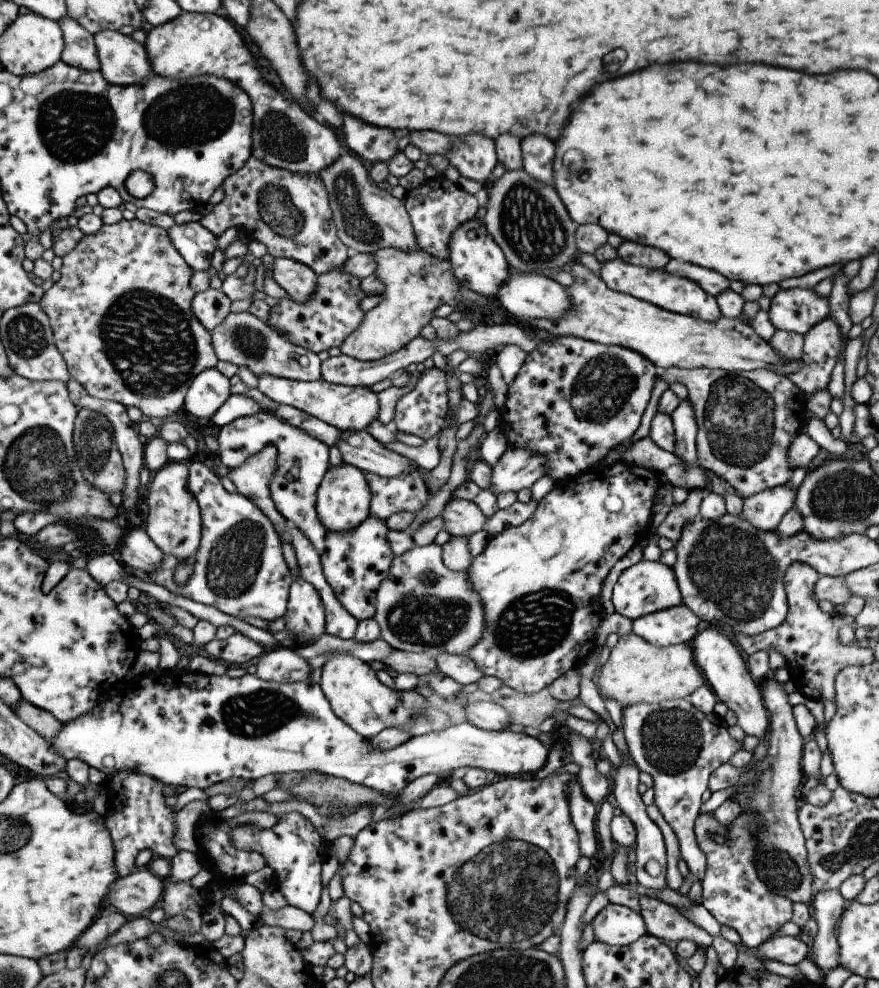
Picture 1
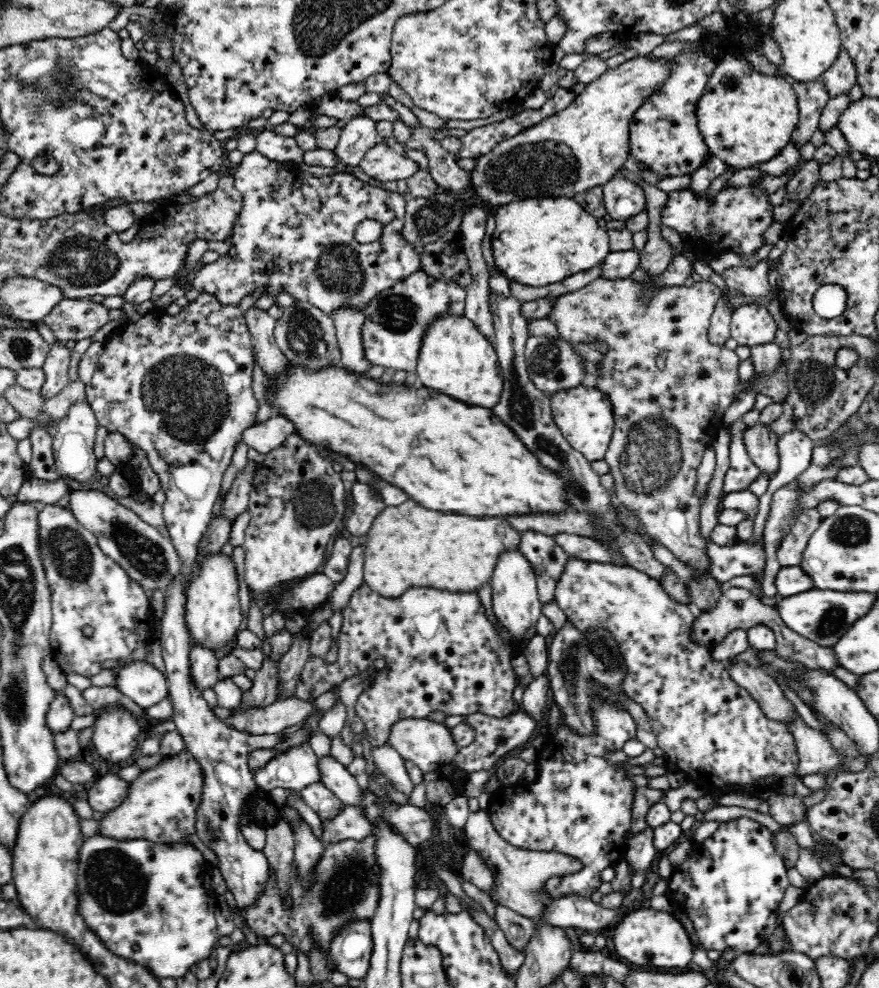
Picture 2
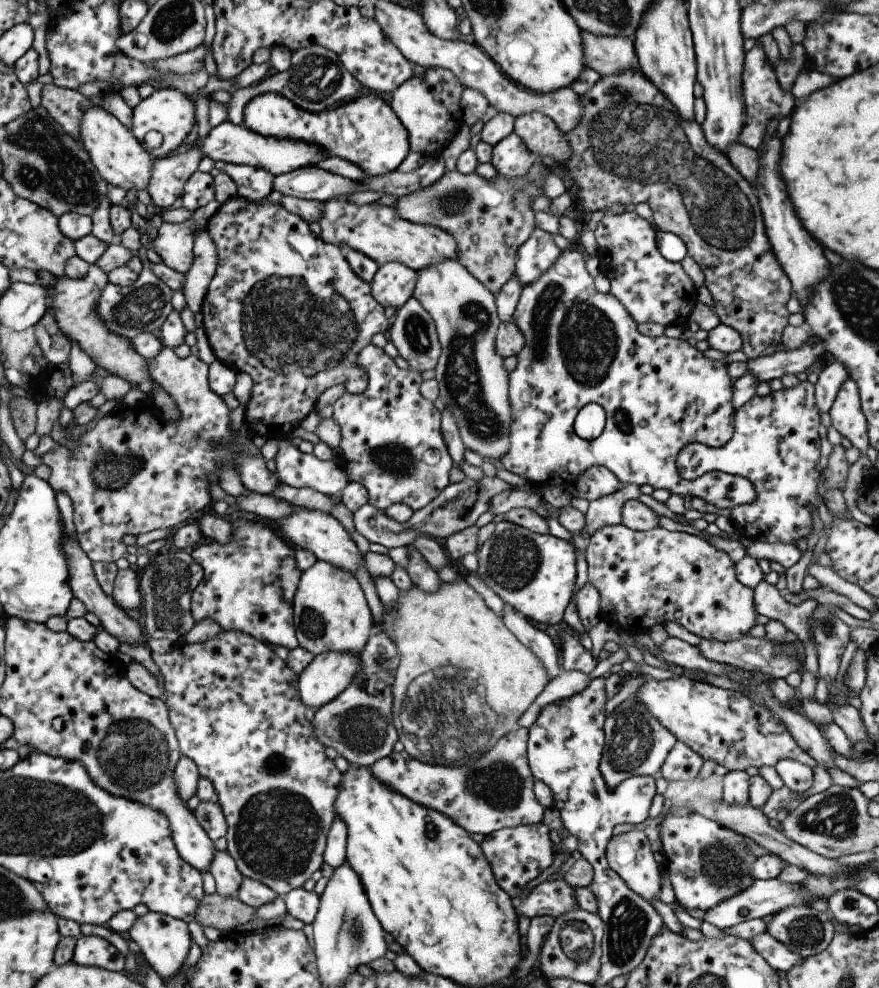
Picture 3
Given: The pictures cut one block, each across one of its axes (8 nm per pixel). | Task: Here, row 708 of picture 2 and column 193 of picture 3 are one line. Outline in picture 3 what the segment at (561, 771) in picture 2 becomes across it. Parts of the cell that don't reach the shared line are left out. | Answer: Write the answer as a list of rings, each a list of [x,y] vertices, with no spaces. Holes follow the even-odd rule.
[[[252,517],[248,520],[237,519],[230,523],[230,527],[230,539],[226,543],[203,539],[189,551],[203,571],[202,579],[190,596],[190,613],[194,624],[209,619],[223,631],[239,631],[272,648],[283,646],[289,651],[294,649],[298,642],[294,633],[292,598],[303,572],[293,558],[294,548],[279,538],[271,527],[256,522]]]

